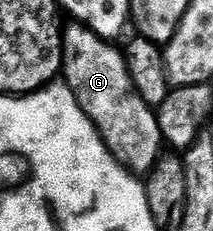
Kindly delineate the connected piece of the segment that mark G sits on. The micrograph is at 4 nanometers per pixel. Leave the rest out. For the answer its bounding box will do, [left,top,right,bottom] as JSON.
[61,22,164,177]

